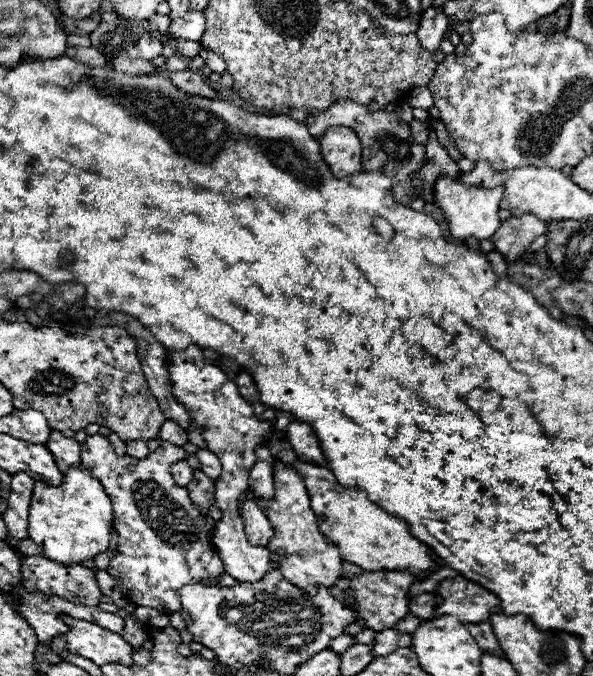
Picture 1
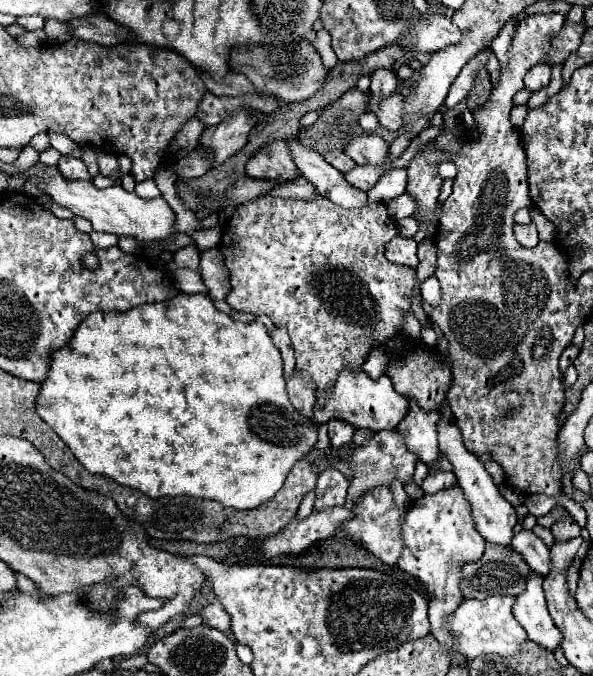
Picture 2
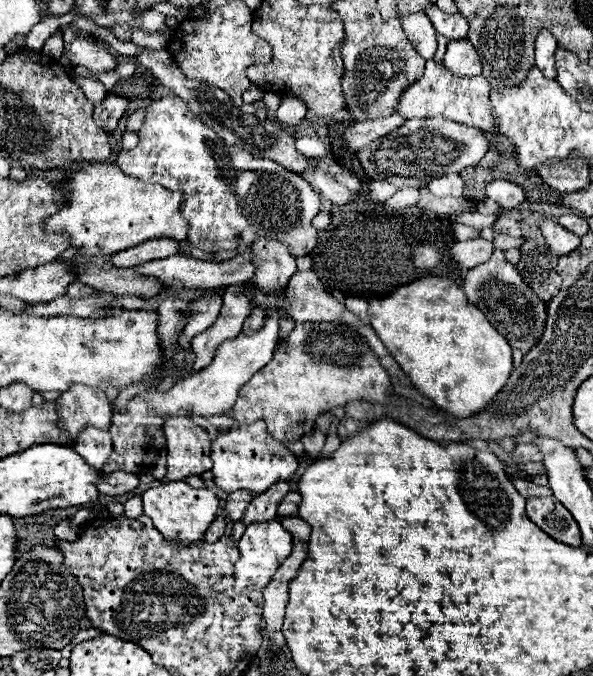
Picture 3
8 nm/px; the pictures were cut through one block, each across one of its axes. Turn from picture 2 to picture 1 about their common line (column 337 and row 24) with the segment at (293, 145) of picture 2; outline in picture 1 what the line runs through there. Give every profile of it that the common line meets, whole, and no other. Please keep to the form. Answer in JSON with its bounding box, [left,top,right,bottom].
[170,12,204,40]

